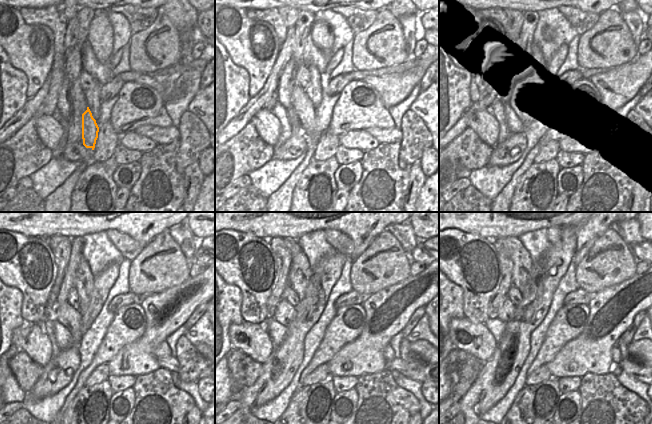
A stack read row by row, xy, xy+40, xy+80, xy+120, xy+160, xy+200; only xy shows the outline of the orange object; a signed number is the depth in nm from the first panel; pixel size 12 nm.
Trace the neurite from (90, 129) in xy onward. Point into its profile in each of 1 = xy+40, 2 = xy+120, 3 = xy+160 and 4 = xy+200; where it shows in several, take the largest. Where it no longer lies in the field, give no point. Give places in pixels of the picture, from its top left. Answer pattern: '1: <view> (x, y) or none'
1: xy+40 (300, 102)
2: xy+120 (68, 316)
3: xy+160 (285, 312)
4: xy+200 (506, 312)

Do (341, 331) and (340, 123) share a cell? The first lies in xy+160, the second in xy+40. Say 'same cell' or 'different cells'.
same cell

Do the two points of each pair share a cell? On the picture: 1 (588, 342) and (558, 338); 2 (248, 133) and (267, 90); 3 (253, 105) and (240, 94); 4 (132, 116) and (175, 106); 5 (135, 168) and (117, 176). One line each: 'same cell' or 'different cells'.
1: different cells
2: different cells
3: different cells
4: different cells
5: same cell

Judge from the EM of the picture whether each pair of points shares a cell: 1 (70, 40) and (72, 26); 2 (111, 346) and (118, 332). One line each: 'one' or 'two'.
1: one
2: one

